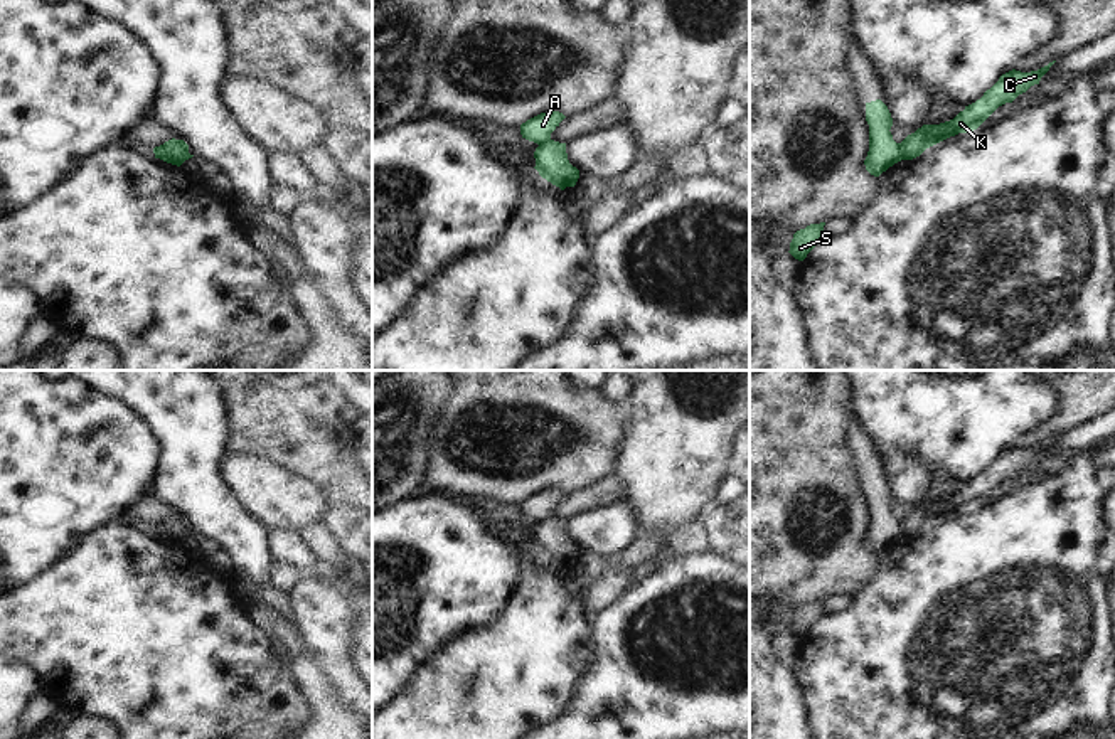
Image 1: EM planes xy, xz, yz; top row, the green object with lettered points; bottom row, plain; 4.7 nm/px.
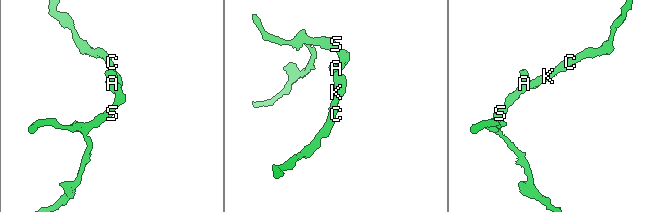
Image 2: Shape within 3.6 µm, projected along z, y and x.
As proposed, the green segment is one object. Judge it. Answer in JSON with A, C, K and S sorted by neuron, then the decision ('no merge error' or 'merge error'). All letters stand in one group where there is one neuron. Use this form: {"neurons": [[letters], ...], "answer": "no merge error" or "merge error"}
{"neurons": [["A", "S"], ["C", "K"]], "answer": "merge error"}

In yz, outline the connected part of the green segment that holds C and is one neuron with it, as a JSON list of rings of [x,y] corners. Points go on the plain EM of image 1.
[[[1056,438],[1031,449],[1012,446],[1002,451],[999,458],[990,466],[987,466],[980,476],[965,483],[965,486],[960,488],[953,497],[940,502],[923,502],[915,510],[908,512],[899,520],[901,537],[913,537],[920,534],[926,525],[950,513],[977,507],[999,483],[1012,480],[1031,463],[1039,461],[1041,455],[1054,439]]]

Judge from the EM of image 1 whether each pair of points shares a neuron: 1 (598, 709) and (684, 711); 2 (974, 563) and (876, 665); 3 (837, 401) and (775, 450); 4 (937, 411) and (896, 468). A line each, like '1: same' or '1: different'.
1: same
2: same
3: same
4: same

